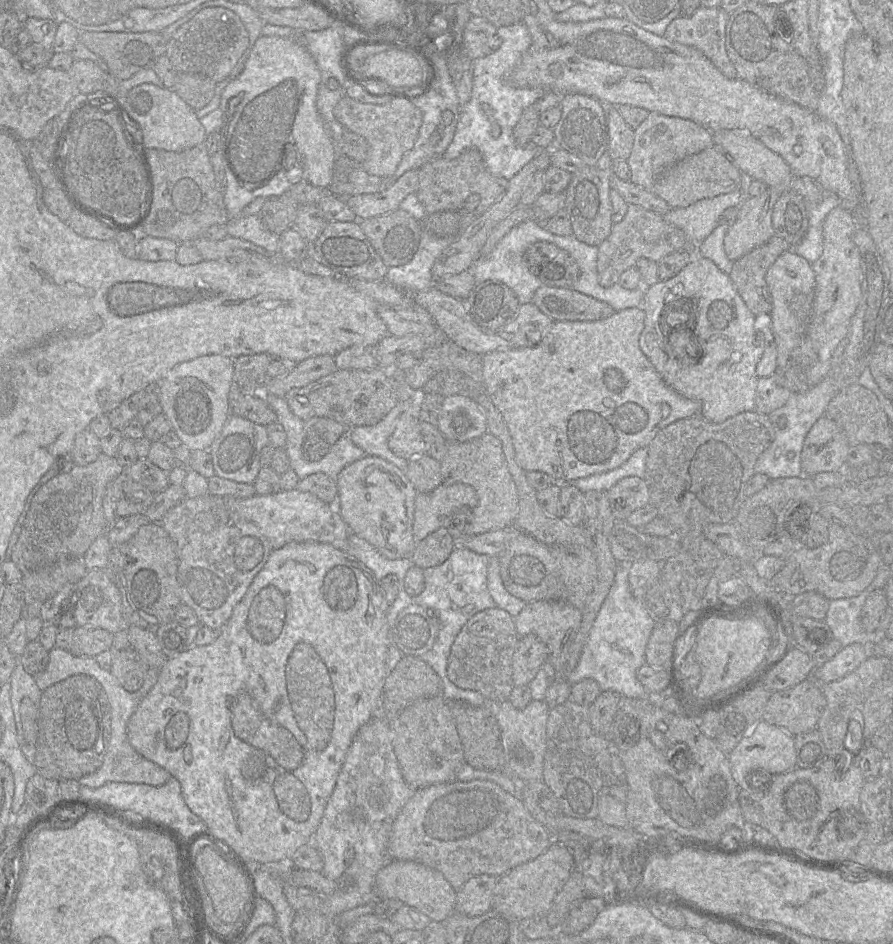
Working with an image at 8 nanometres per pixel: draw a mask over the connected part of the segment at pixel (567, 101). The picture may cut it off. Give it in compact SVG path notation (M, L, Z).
M566 94L561 97L559 106L562 115L553 129L555 147L578 157L589 167L597 167L609 144L607 118L600 101L583 94Z

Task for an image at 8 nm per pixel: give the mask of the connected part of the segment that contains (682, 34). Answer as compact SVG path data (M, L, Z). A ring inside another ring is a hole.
M699 7L691 16L678 17L667 27L664 37L700 50L729 79L738 78L725 47L730 13L720 7Z

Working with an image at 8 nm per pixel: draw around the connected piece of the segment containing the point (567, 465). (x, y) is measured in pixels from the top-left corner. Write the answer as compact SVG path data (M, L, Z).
M641 306L615 312L597 321L553 321L541 341L533 347L498 349L482 355L484 391L487 391L490 400L501 412L513 440L515 460L524 471L541 471L556 480L565 481L607 472L625 463L636 450L647 448L656 434L667 425L682 418L700 415L701 404L670 388L640 349L639 338L645 318L645 309Z

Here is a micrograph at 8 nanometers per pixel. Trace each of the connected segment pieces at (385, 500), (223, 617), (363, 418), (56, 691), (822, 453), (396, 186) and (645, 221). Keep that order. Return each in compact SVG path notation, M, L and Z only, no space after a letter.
M366 455L346 466L336 484L336 507L350 532L366 540L388 559L409 558L416 546L413 521L418 492L406 474L381 457Z
M206 494L185 498L171 508L160 523L175 542L178 555L178 582L182 603L196 613L200 624L220 631L230 619L235 606L242 600L255 576L266 564L273 548L259 528L248 521L233 520L227 498Z
M379 367L367 370L336 370L304 387L291 389L284 397L292 413L304 422L316 418L330 418L349 428L374 425L401 402L400 383L391 375L390 370Z
M88 675L70 676L42 691L33 764L46 779L79 780L101 767L110 736L111 707L102 685Z
M827 414L820 417L807 433L802 452L804 473L837 472L845 467L851 444L840 426Z
M419 169L405 172L388 189L370 194L352 196L348 207L356 214L358 220L383 216L400 209L402 201L410 194L416 194L419 188Z
M628 205L623 220L614 224L610 235L599 246L597 259L599 283L602 287L609 288L619 282L624 271L635 267L639 259L646 258L659 262L666 255L687 250L689 246L690 243L682 229L641 206Z

